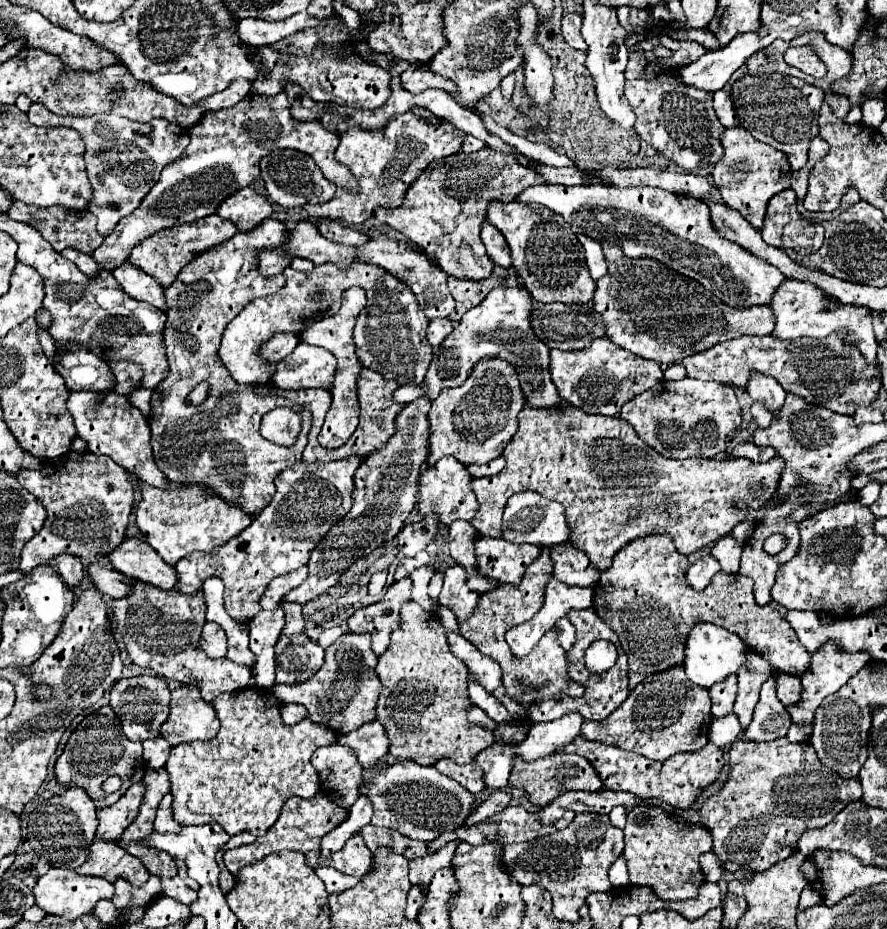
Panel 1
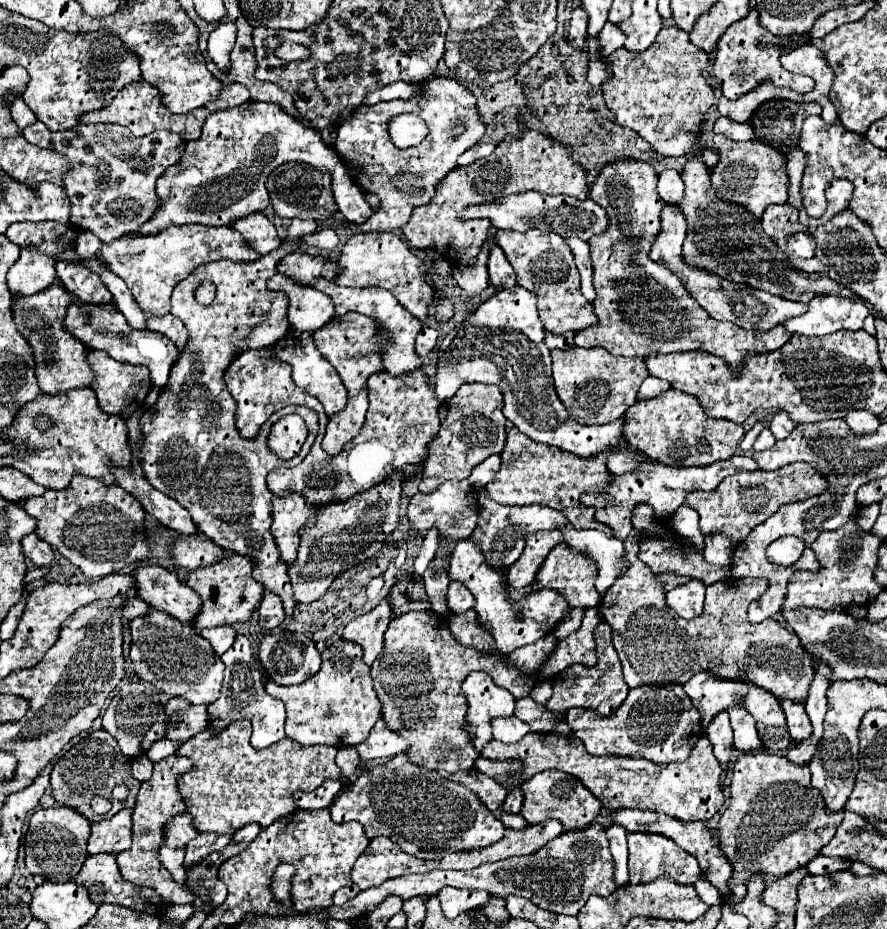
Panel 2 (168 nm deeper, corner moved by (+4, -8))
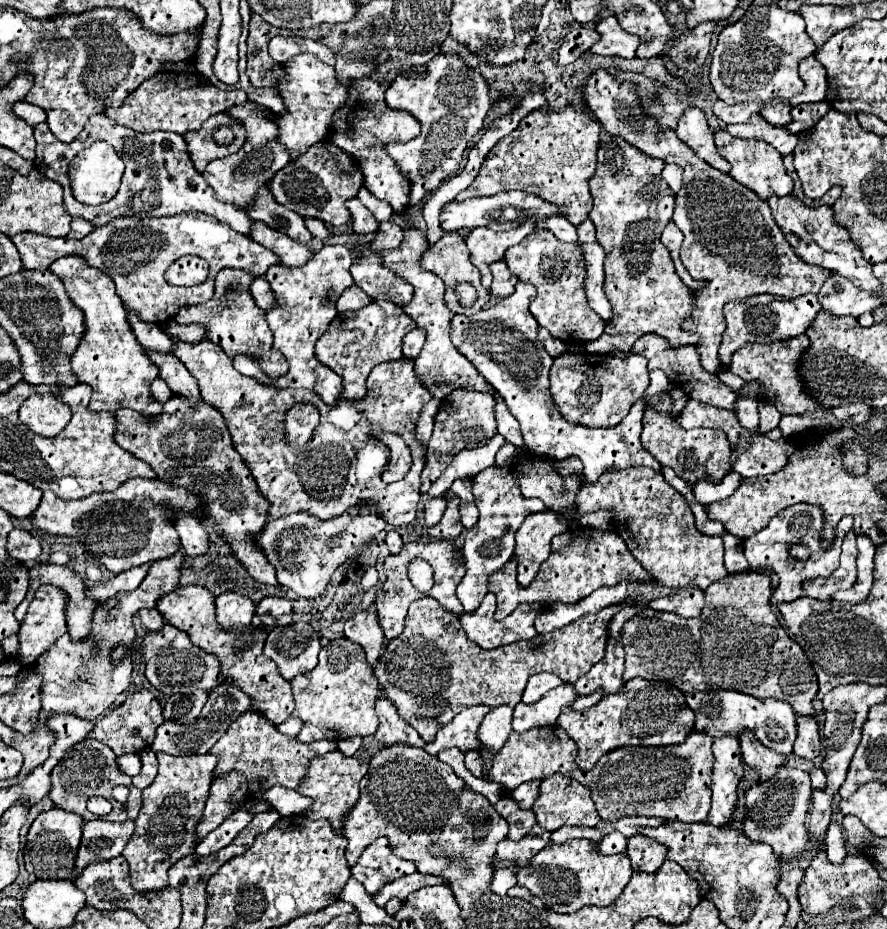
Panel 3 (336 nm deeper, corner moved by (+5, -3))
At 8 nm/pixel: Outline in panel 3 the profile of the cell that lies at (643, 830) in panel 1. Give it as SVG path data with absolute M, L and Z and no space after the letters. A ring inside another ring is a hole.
M632 836L628 840L628 848L626 848L626 854L630 856L632 860L632 868L634 870L642 870L642 872L656 872L662 862L666 860L666 848L664 844L658 844L646 836Z

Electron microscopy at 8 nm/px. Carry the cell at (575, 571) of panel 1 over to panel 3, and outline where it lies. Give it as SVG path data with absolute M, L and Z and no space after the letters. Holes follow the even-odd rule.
M578 528L574 532L568 534L582 534L582 536L574 536L570 542L566 542L564 546L554 546L548 560L542 564L538 576L534 578L534 582L528 588L522 588L516 578L514 578L514 564L510 560L510 564L504 564L500 570L492 572L492 576L488 576L488 592L496 594L498 598L498 608L496 608L496 620L504 620L508 614L514 612L514 608L518 604L524 602L536 602L542 606L550 606L556 602L562 604L574 604L586 596L590 596L594 590L602 588L602 586L616 586L620 580L628 580L628 582L644 582L644 584L654 584L656 578L652 574L648 574L642 564L630 556L624 540L620 536L616 536L616 532L604 532L604 530L596 530L592 528L592 536L584 536L584 528Z

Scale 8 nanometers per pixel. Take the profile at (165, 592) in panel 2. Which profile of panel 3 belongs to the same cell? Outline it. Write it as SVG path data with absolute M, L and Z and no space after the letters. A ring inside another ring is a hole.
M178 586L174 592L160 598L156 608L174 628L186 632L192 644L206 650L208 654L214 654L220 660L222 678L228 684L236 684L236 688L244 690L252 698L254 712L260 712L264 718L268 718L274 724L280 724L286 718L290 718L294 710L292 686L288 680L280 676L276 662L264 656L262 650L268 632L262 626L248 624L244 628L232 628L232 632L220 632L220 628L216 628L214 596L210 594L210 590L202 586Z

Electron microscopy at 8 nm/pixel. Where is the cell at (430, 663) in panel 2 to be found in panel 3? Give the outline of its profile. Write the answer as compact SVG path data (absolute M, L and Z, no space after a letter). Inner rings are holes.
M430 596L420 598L410 604L408 616L406 616L406 628L404 632L394 638L380 656L374 674L384 688L382 692L388 696L392 704L396 704L398 714L418 730L424 742L432 742L436 738L436 732L448 724L462 708L474 706L474 704L486 704L490 708L500 705L516 706L522 698L522 692L526 688L526 682L532 674L538 672L554 672L562 678L562 682L574 684L580 676L584 676L594 664L598 664L604 658L604 648L608 640L608 624L612 616L616 616L622 608L608 606L596 614L588 614L578 618L576 622L568 624L566 628L552 630L548 634L538 634L532 640L508 644L496 650L482 650L478 644L470 642L464 628L460 626L460 616L440 606Z

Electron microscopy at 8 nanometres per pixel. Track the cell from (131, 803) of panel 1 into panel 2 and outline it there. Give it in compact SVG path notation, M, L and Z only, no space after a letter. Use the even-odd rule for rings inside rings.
M121 809L111 819L91 823L87 853L121 853L131 845L131 811Z

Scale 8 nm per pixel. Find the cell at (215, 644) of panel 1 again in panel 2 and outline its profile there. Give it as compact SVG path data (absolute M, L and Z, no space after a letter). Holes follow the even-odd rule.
M211 627L211 629L203 629L201 637L205 637L217 655L223 655L235 641L235 629L233 627Z

